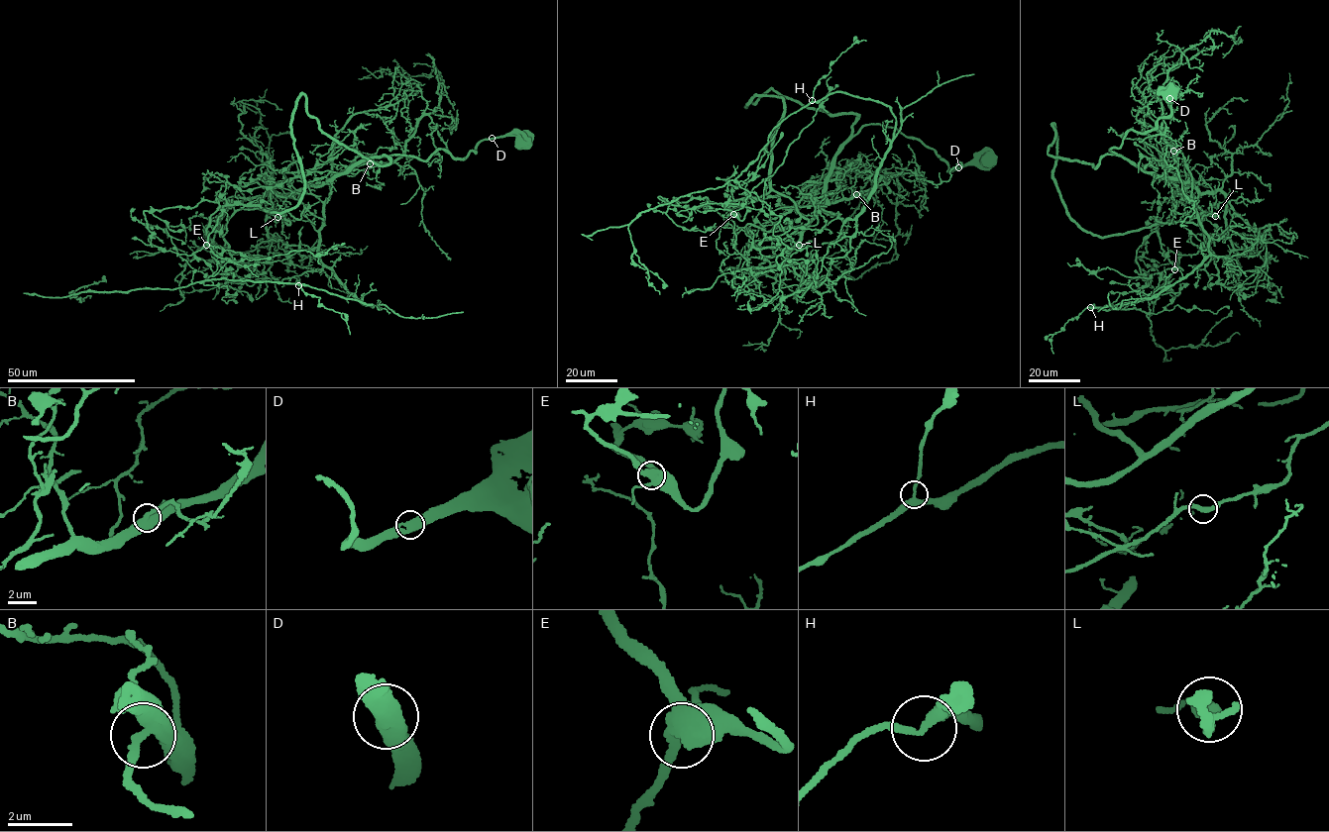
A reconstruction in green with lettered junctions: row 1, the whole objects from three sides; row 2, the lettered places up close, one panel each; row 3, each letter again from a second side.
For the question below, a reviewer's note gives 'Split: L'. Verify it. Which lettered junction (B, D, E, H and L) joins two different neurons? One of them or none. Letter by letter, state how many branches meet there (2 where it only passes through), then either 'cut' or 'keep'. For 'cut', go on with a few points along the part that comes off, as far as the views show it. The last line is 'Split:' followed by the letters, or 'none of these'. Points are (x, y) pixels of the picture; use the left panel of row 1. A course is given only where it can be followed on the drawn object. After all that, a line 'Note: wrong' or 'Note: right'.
B: 3 | keep
D: 2 | keep
E: 3 | keep
H: 3 | keep
L: 2 | cut | (277, 217), (311, 222), (324, 265), (374, 306), (306, 284), (225, 278), (69, 296), (104, 275)
Split: L
Note: right

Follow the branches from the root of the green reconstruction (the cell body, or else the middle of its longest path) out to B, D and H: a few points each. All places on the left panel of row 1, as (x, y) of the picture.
B: (523, 140), (486, 139), (461, 158), (439, 149), (425, 160), (400, 155), (371, 157), (329, 181), (370, 163)
D: (523, 140), (509, 135), (492, 138)
H: (523, 140), (314, 179), (319, 259), (374, 306), (298, 285)

